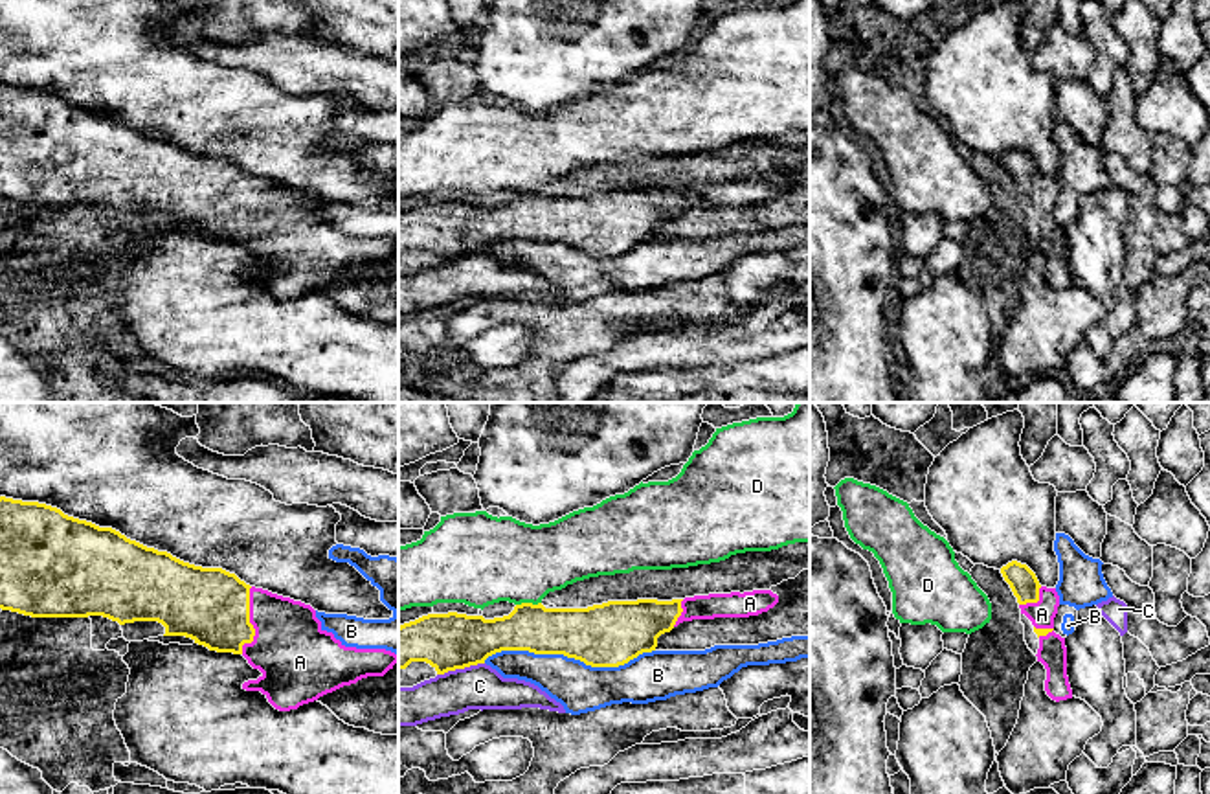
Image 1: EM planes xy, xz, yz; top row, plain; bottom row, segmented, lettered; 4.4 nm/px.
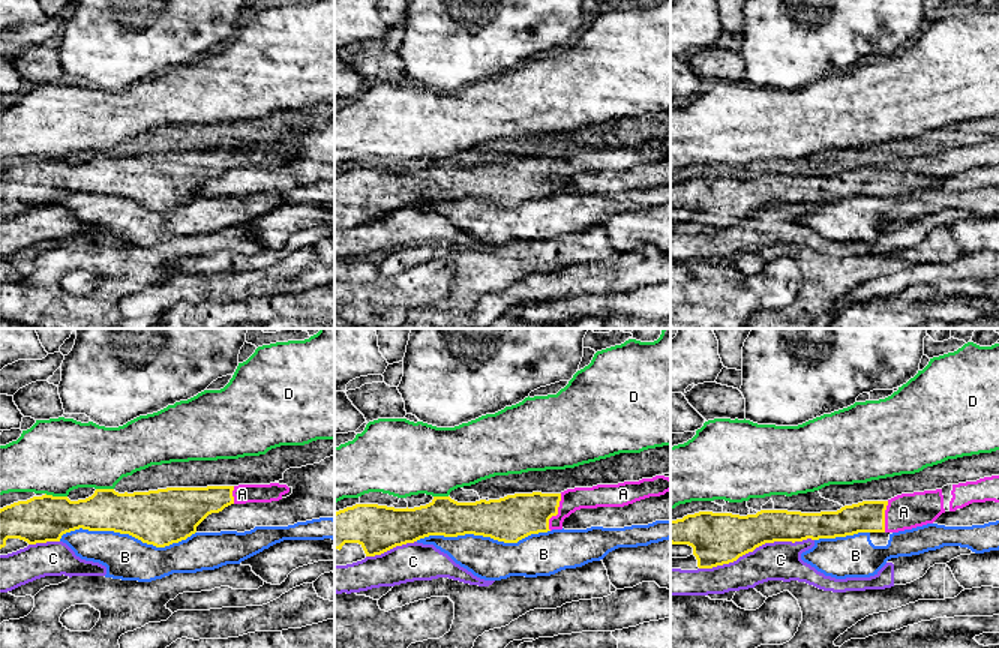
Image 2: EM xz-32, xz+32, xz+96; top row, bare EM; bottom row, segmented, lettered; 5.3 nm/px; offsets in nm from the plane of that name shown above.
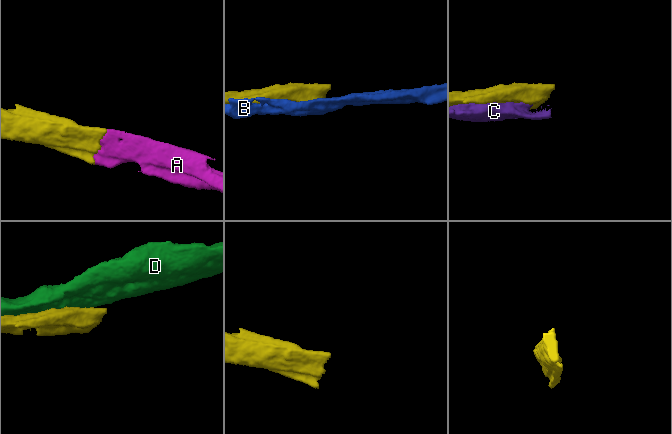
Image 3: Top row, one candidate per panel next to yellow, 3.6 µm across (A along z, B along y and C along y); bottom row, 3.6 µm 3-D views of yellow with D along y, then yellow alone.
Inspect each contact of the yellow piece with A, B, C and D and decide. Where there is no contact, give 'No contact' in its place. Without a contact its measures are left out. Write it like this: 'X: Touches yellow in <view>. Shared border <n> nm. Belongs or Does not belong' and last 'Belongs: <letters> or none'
A: Touches yellow in xy. Shared border 300 nm. Belongs
B: Touches yellow in xz. Shared border 750 nm. Does not belong
C: Touches yellow in xz. Shared border 220 nm. Does not belong
D: Touches yellow in xz. Shared border 110 nm. Does not belong
Belongs: A

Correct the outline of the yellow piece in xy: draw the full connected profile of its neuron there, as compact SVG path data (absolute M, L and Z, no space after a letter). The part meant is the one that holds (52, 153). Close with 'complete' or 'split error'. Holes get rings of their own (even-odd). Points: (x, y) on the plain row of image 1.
M0 85L0 197L31 206L103 204L112 210L118 210L119 213L134 210L158 210L165 215L163 224L185 224L191 226L195 232L207 235L209 239L242 243L253 257L259 257L263 261L257 268L244 270L242 278L261 279L268 287L268 290L279 300L297 298L303 292L314 290L319 285L332 281L343 274L356 272L362 267L384 265L398 250L398 243L386 237L345 235L340 228L334 226L332 221L321 217L321 210L316 206L316 198L310 193L272 182L263 176L250 175L235 162L230 162L222 156L202 156L184 151L167 140L158 140L154 136L147 136L136 129L130 129L112 116L99 116L92 110L68 105L57 96L39 90L13 88L6 85Z; split error

